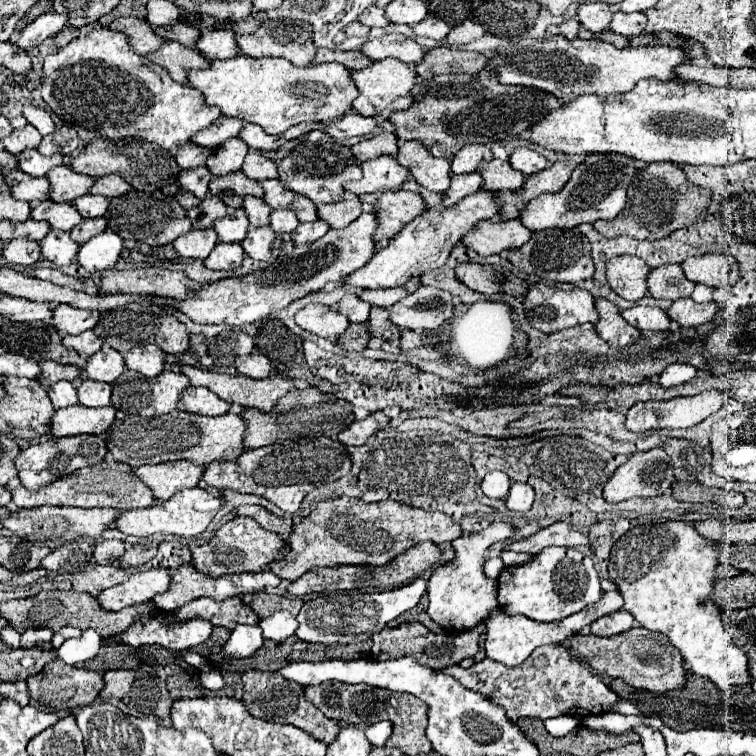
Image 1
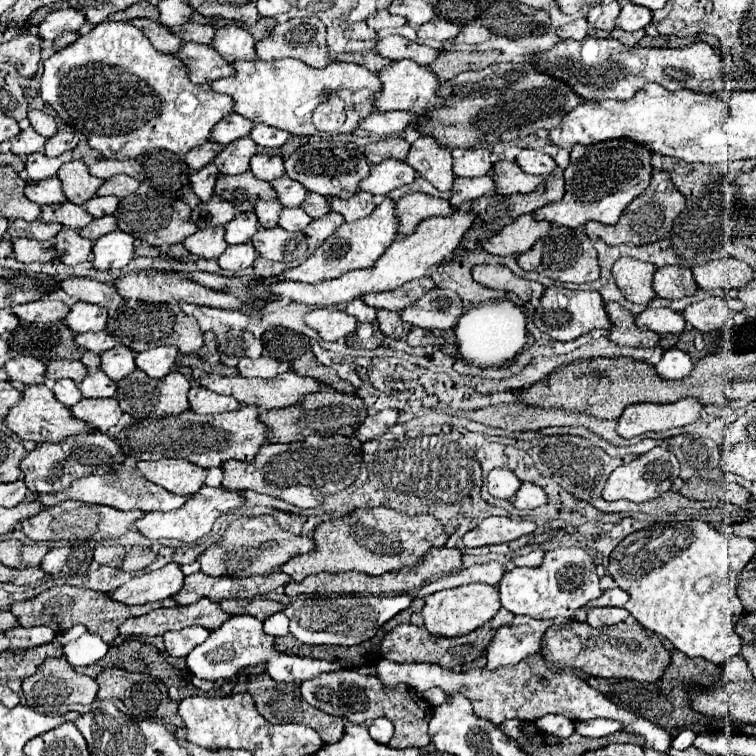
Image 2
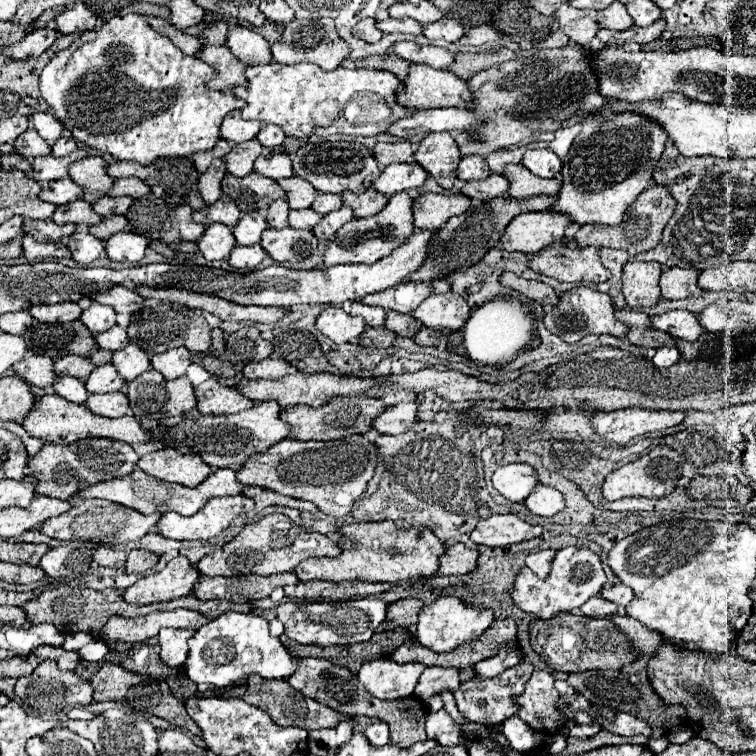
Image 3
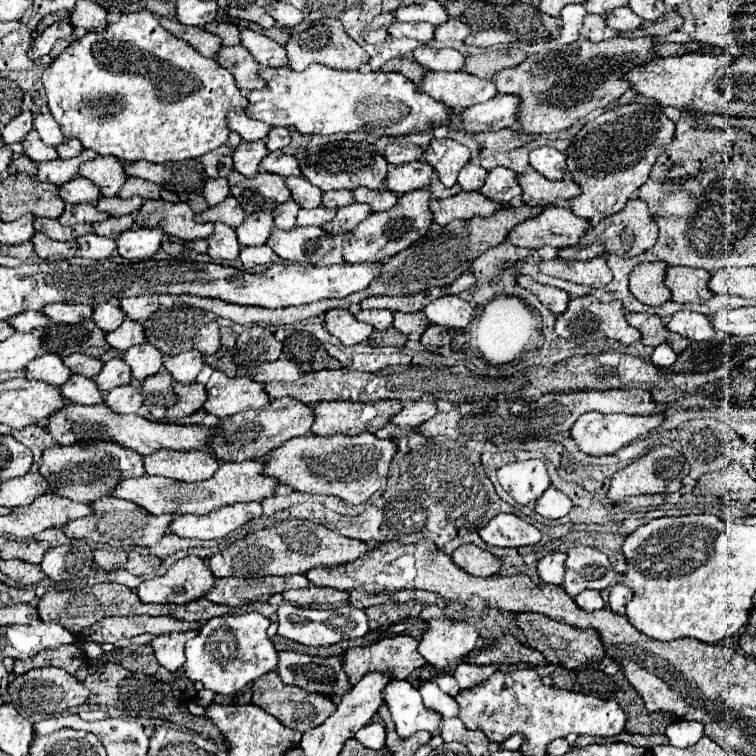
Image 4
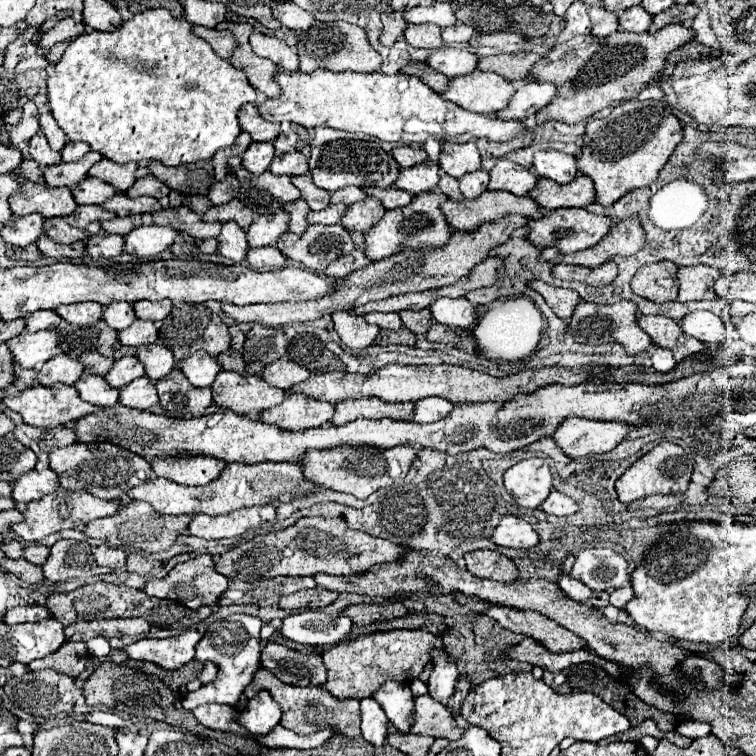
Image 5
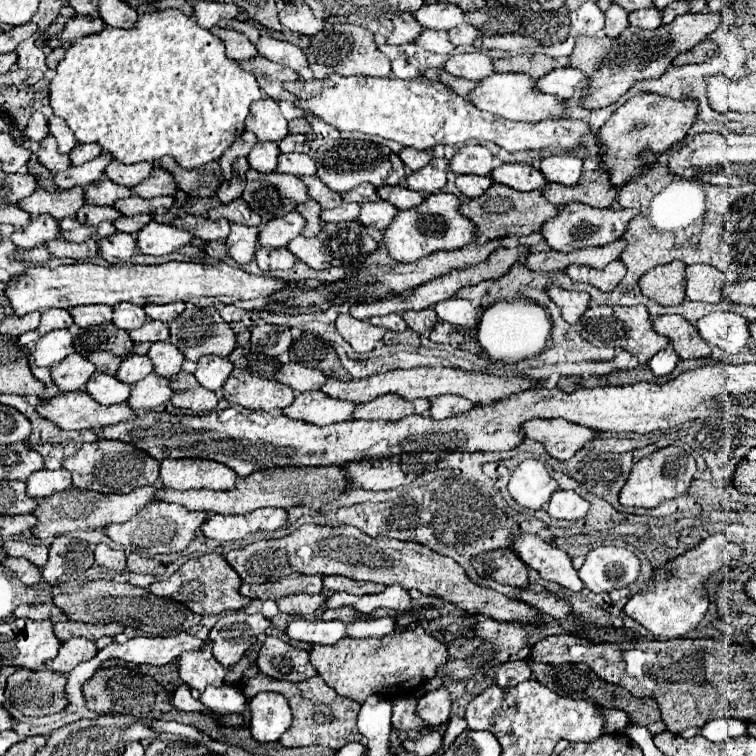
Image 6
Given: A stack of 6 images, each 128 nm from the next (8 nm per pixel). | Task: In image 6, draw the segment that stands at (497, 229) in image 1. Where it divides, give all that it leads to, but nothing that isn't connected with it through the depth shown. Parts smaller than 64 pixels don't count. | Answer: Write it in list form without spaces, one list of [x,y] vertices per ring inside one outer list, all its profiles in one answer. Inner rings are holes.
[[[566,204],[558,208],[558,214],[552,220],[544,222],[540,232],[546,244],[558,252],[572,252],[572,250],[588,248],[588,246],[606,246],[624,234],[628,222],[636,214],[638,214],[636,210],[610,210],[610,208],[598,210],[586,204]]]

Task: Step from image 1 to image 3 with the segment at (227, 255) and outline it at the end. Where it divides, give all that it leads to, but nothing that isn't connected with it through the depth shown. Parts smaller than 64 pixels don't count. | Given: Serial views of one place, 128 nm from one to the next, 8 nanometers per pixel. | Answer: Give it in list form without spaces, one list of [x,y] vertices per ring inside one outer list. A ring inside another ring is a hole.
[[[260,244],[252,246],[234,246],[228,258],[228,264],[240,272],[252,272],[260,266],[260,262],[266,258],[266,252]]]

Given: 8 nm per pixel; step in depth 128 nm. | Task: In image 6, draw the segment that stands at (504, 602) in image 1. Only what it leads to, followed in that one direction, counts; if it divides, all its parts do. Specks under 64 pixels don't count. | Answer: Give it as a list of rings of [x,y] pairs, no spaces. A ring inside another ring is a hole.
[[[600,546],[586,554],[578,576],[592,592],[612,592],[630,586],[638,578],[638,568],[640,564],[632,550]]]

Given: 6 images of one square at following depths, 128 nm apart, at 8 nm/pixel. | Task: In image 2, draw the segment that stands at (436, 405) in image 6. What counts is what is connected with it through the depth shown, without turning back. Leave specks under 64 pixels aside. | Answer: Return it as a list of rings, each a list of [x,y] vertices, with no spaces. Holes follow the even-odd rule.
[[[380,410],[372,416],[366,416],[360,426],[358,426],[358,432],[354,434],[354,438],[358,438],[360,442],[366,442],[366,440],[372,440],[372,438],[378,438],[382,436],[384,432],[388,432],[390,426],[394,426],[398,422],[398,416],[400,412],[398,410]]]

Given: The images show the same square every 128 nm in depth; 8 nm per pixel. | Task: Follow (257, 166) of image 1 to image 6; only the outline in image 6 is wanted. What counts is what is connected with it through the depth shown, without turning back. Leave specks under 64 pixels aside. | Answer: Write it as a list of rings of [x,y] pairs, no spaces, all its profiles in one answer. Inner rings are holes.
[[[290,152],[290,154],[280,154],[278,156],[278,168],[276,170],[278,172],[288,172],[288,174],[294,174],[294,176],[306,176],[306,174],[316,172],[316,164],[306,154]]]

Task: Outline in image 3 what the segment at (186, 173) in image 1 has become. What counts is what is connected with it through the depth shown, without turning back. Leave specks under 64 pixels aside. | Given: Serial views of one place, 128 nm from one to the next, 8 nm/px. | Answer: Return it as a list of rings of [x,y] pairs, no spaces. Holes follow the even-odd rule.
[[[216,158],[212,160],[208,172],[204,172],[200,178],[198,178],[198,190],[202,194],[202,200],[206,204],[214,204],[220,194],[222,194],[222,188],[220,188],[220,182],[222,178],[226,176],[226,166],[224,166],[224,160]]]

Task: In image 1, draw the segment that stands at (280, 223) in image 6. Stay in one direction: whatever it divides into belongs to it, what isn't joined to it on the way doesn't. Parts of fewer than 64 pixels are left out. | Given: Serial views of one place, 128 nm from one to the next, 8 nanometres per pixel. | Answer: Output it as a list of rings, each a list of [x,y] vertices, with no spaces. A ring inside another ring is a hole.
[[[236,208],[230,210],[230,214],[226,214],[224,218],[216,220],[212,228],[216,230],[220,242],[242,242],[248,232],[248,216],[244,208]]]

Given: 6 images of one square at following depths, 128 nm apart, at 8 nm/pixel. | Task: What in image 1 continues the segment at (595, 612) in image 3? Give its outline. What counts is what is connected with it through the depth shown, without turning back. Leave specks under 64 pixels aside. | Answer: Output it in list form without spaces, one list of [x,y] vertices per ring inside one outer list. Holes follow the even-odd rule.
[[[618,610],[618,612],[614,612],[614,614],[608,614],[608,616],[598,618],[598,620],[588,628],[588,632],[594,634],[594,636],[604,638],[604,636],[614,636],[614,634],[618,634],[618,632],[626,632],[626,630],[632,628],[632,624],[634,624],[632,614],[626,612],[626,610]]]

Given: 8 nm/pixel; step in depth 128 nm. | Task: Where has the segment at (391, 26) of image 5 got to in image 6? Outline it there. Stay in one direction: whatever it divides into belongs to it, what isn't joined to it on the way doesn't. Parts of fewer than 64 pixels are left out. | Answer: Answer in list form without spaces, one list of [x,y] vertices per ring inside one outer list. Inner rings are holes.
[[[398,12],[392,16],[392,24],[394,30],[388,36],[388,44],[406,44],[412,42],[414,36],[422,30],[422,26],[414,20],[414,16],[410,12]]]

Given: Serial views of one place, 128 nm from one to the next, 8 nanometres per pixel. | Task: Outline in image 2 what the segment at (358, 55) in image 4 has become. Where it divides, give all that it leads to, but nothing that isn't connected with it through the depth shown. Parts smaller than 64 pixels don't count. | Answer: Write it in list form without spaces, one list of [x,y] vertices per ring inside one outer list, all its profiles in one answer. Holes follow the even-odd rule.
[[[292,18],[276,24],[268,38],[256,42],[258,60],[296,58],[312,68],[324,68],[328,60],[326,26],[318,18]]]

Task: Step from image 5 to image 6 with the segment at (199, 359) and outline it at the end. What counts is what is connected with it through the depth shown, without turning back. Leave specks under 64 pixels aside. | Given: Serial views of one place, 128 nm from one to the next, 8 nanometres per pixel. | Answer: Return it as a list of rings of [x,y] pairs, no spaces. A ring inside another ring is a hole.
[[[202,356],[196,362],[196,370],[194,370],[194,378],[212,392],[218,392],[220,386],[226,382],[228,372],[232,372],[232,362],[228,358],[218,358],[218,356]]]

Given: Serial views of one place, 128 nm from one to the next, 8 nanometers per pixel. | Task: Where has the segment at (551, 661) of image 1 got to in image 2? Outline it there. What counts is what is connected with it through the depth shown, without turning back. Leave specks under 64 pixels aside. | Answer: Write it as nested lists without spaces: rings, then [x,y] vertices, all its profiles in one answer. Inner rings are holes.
[[[532,654],[514,666],[504,666],[504,668],[496,668],[496,670],[476,668],[476,670],[468,670],[468,672],[454,672],[448,668],[440,668],[436,664],[396,664],[392,660],[378,660],[376,672],[378,672],[378,678],[386,686],[406,684],[408,688],[414,688],[418,692],[426,692],[428,688],[438,686],[446,694],[462,692],[464,696],[468,696],[472,700],[474,712],[482,718],[488,718],[494,724],[502,724],[508,718],[536,722],[538,718],[542,718],[546,714],[562,714],[562,716],[570,718],[572,722],[582,722],[582,720],[590,720],[590,718],[610,718],[610,720],[624,722],[624,726],[626,726],[624,732],[642,734],[646,738],[646,746],[652,746],[658,752],[668,752],[672,746],[672,736],[668,738],[666,730],[662,730],[660,726],[652,724],[650,720],[634,714],[630,710],[616,706],[608,696],[594,690],[586,682],[586,678],[580,678],[578,674],[566,674],[566,672],[556,672],[556,670],[548,668],[542,654]]]

